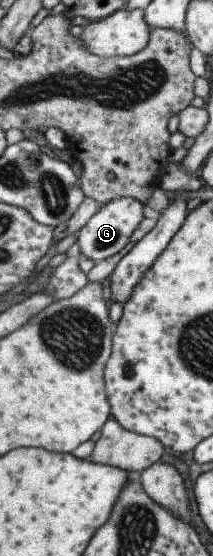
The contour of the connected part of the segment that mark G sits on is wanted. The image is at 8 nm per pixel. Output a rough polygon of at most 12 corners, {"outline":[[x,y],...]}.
{"outline":[[136,198],[100,205],[80,228],[81,257],[97,262],[128,246],[145,214]]}

